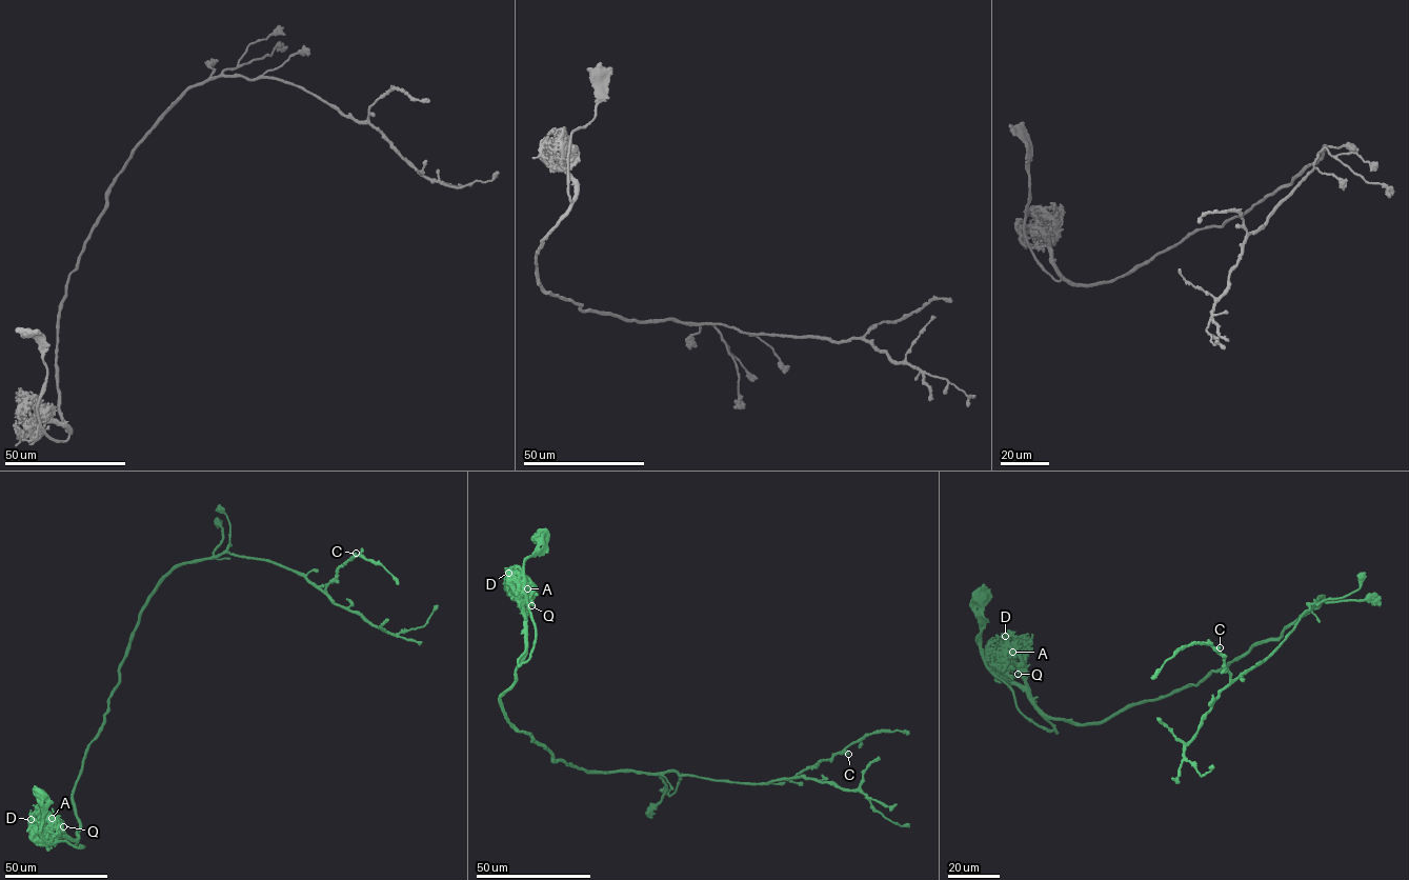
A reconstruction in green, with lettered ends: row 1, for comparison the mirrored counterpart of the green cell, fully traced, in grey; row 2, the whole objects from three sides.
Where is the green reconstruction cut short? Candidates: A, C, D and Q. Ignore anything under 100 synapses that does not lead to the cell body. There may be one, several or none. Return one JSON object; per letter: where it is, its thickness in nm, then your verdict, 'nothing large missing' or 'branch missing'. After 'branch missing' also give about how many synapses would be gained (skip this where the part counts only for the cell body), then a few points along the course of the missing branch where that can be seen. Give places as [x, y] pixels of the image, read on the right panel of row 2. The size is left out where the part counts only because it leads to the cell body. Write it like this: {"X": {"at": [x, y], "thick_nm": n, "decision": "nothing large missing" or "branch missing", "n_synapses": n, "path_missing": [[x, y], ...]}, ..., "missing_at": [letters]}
{"A": {"at": [1012, 652], "thick_nm": 280, "decision": "nothing large missing"}, "C": {"at": [1220, 647], "thick_nm": 600, "decision": "nothing large missing"}, "D": {"at": [1005, 636], "thick_nm": 320, "decision": "nothing large missing"}, "Q": {"at": [1018, 674], "thick_nm": 380, "decision": "nothing large missing"}, "missing_at": []}

